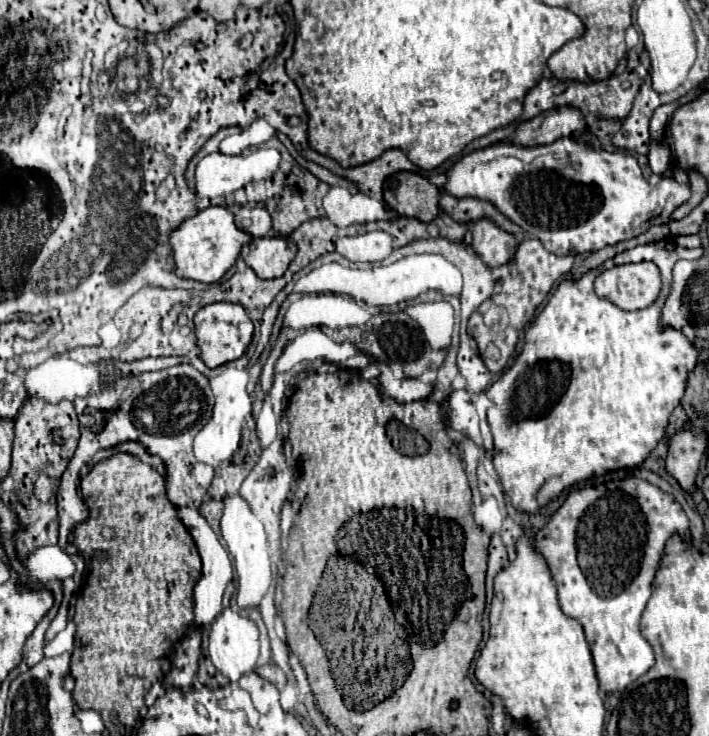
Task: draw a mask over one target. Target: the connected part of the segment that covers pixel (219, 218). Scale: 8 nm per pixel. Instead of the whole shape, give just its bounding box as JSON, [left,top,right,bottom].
[170,206,250,284]

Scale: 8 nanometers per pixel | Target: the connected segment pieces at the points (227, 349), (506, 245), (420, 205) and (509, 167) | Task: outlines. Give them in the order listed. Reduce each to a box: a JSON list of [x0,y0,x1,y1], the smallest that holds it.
[[194,302,254,368],[472,218,516,268],[384,172,440,222],[442,138,692,256]]

